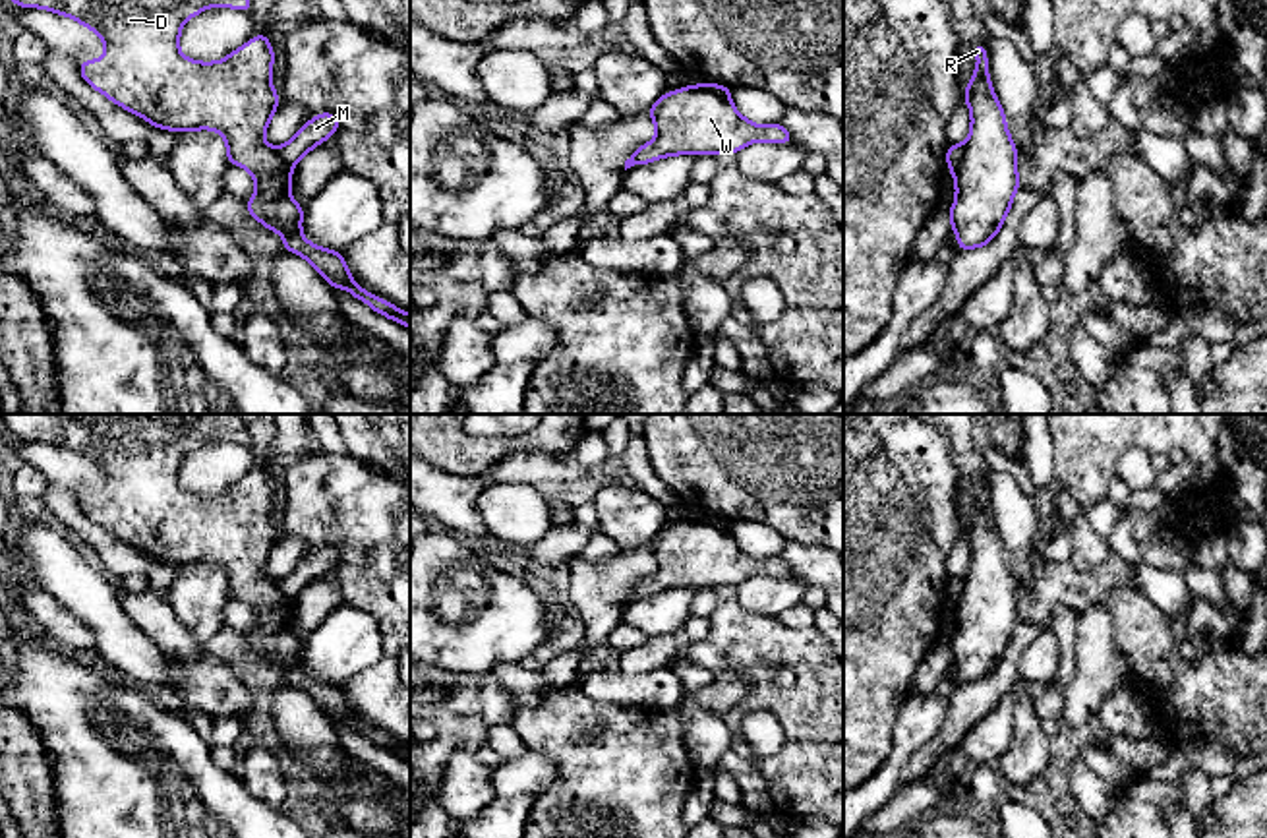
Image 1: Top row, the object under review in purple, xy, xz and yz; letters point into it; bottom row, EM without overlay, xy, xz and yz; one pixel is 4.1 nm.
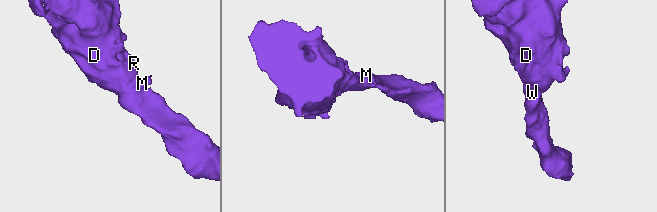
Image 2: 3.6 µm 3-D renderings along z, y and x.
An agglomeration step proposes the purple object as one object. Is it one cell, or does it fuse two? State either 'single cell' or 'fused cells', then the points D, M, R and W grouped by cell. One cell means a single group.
fused cells | D R W / M

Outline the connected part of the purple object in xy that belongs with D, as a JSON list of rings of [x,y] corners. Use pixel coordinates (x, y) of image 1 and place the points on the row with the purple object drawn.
[[[10,0],[21,8],[43,8],[68,15],[93,29],[106,50],[101,60],[83,60],[81,77],[118,106],[141,116],[155,128],[170,132],[215,130],[226,139],[228,165],[251,172],[255,194],[246,203],[248,213],[284,240],[284,250],[300,254],[337,290],[346,288],[377,314],[410,327],[410,314],[364,290],[352,279],[342,252],[315,246],[302,236],[304,207],[290,197],[292,166],[263,135],[279,108],[279,91],[271,85],[275,50],[261,31],[219,62],[197,62],[180,52],[184,23],[207,8],[236,8],[251,12],[250,0]]]

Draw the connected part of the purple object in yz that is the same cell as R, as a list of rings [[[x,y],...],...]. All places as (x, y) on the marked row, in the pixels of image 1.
[[[977,43],[973,54],[979,58],[975,74],[965,87],[963,101],[969,105],[971,130],[965,141],[961,161],[952,168],[956,182],[956,199],[948,213],[952,230],[958,236],[958,250],[987,246],[1002,228],[1010,213],[1012,199],[1019,188],[1017,149],[1006,126],[1006,114],[994,95],[988,77],[988,56],[983,43]]]

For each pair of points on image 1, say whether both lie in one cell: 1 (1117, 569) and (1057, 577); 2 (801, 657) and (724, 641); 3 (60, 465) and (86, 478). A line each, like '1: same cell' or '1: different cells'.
1: same cell
2: same cell
3: same cell

